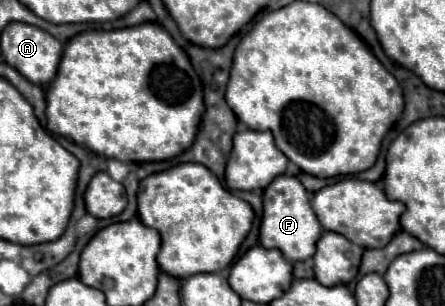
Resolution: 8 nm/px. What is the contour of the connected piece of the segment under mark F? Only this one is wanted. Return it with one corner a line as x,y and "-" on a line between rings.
278,176
264,190
264,212
260,222
260,244
264,248
276,248
288,262
308,260
316,250
316,242
322,234
322,226
310,206
308,192
294,176

